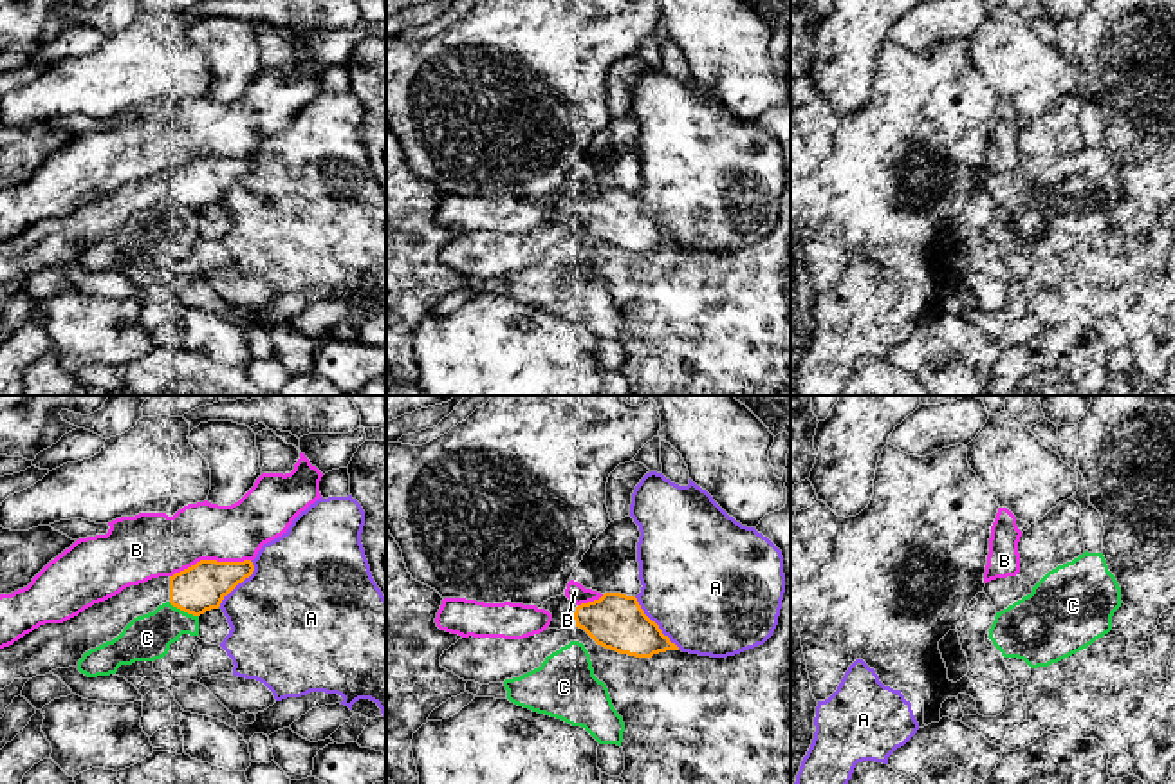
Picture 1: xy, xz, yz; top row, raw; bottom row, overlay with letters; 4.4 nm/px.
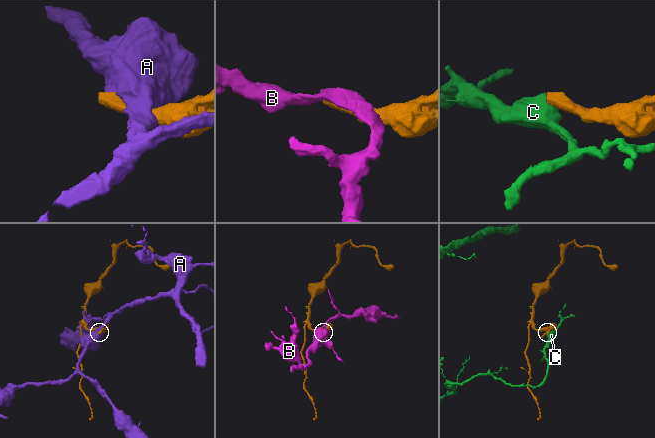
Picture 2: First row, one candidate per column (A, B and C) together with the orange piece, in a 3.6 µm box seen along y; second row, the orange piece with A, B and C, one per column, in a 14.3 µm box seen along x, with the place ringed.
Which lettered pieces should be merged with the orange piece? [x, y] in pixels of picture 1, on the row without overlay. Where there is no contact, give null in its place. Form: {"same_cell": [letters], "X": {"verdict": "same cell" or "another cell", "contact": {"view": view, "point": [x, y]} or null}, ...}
{"same_cell": [], "A": {"verdict": "another cell", "contact": {"view": "xz", "point": [656, 219]}}, "B": {"verdict": "another cell", "contact": {"view": "xy", "point": [210, 156]}}, "C": {"verdict": "another cell", "contact": {"view": "xy", "point": [183, 205]}}}

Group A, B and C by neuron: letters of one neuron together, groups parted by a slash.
A / B / C

